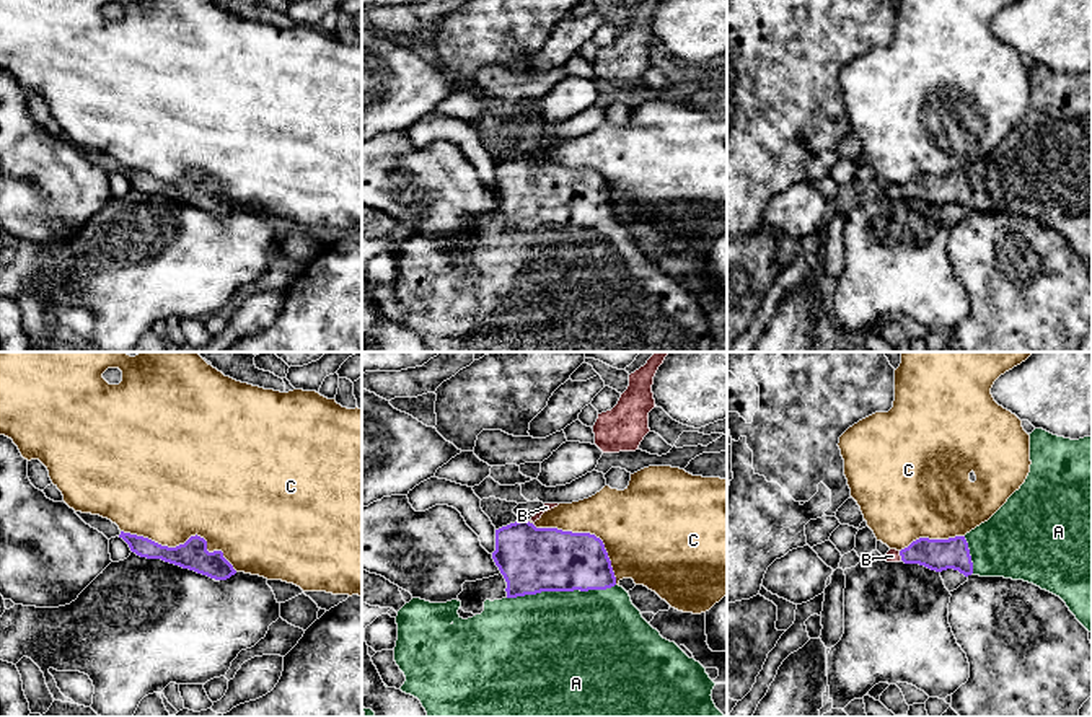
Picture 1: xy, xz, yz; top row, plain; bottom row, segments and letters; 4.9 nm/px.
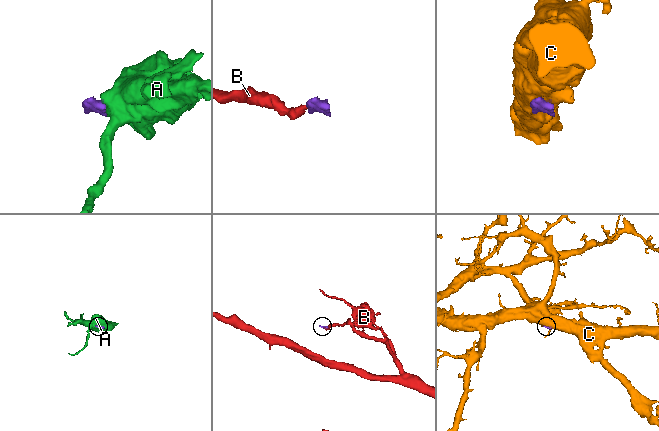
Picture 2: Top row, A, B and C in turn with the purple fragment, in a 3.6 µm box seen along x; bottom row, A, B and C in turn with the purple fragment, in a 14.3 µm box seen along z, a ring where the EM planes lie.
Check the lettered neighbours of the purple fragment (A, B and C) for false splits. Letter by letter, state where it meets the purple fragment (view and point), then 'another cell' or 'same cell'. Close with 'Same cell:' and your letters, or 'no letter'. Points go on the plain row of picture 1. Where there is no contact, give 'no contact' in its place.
A: xz (561, 225) | same cell
B: yz (900, 189) | same cell
C: xy (184, 178) | another cell
Same cell: A, B

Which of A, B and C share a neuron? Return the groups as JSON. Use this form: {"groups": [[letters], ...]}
{"groups": [["A", "B"], ["C"]]}

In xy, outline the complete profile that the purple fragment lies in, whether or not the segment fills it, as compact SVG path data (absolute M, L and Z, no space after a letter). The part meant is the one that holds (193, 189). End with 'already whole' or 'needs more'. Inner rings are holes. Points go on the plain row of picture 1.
M121 166L119 173L140 192L161 194L215 215L227 215L236 209L233 200L223 192L223 187L209 187L207 176L197 169L176 183L161 181L148 173L124 166Z; already whole

